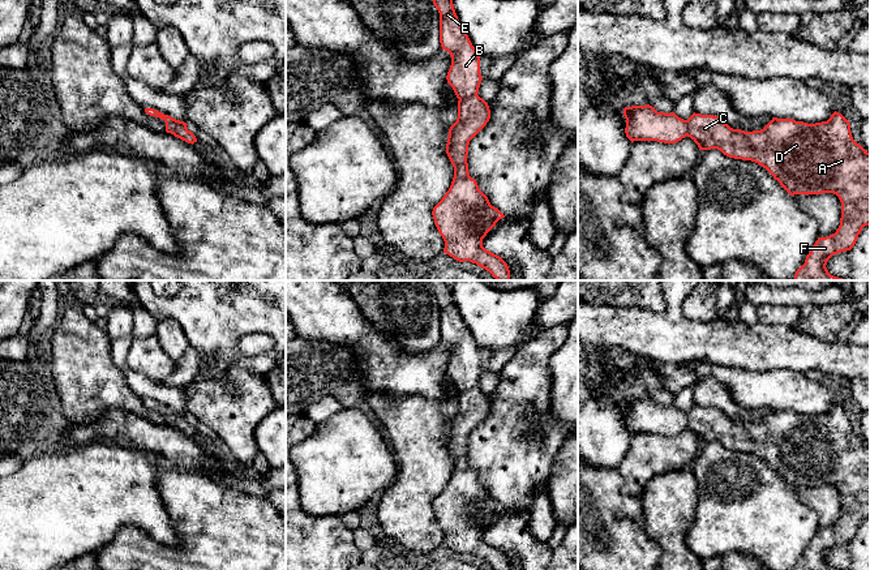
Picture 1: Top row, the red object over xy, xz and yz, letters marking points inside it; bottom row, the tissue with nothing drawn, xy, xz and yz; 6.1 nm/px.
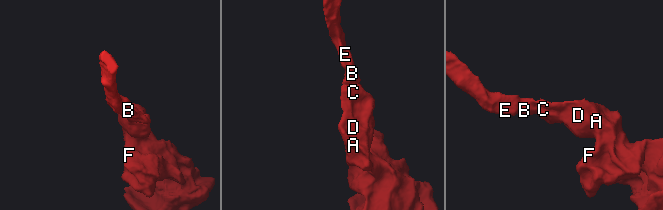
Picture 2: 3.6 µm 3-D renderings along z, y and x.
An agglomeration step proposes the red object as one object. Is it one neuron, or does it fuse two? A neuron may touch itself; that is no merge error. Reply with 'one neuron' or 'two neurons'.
one neuron

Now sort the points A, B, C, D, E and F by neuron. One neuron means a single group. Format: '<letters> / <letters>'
A B C D E F

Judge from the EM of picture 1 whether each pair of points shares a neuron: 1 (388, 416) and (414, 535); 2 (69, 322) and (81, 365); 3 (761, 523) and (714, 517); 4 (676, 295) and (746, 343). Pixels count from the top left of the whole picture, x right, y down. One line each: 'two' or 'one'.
1: one
2: one
3: one
4: one

